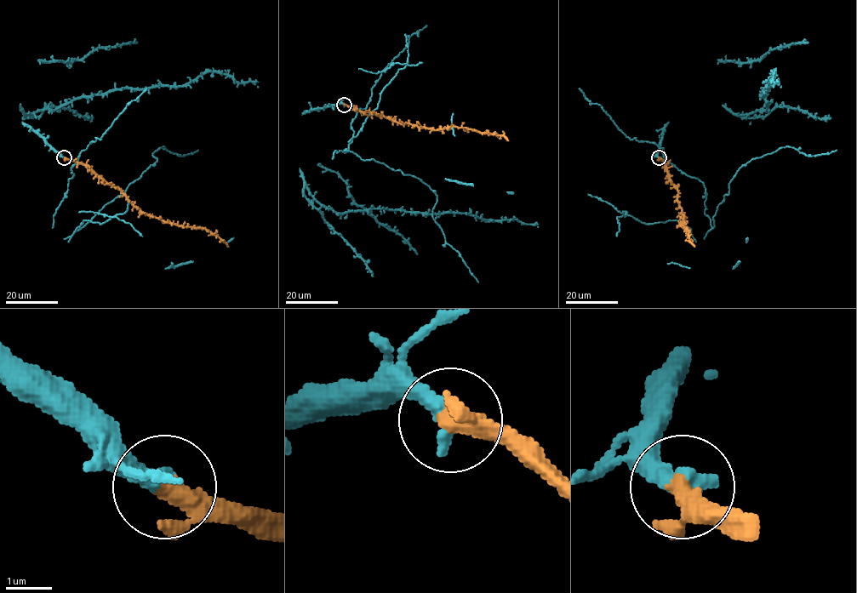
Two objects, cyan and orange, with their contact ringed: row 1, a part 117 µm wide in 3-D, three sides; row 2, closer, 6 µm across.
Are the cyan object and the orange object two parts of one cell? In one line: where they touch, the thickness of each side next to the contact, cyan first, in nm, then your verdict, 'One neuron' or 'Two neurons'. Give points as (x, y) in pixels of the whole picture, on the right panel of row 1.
Place: (659, 157). Thickness 380 nm (cyan) against 340 nm. One neuron

